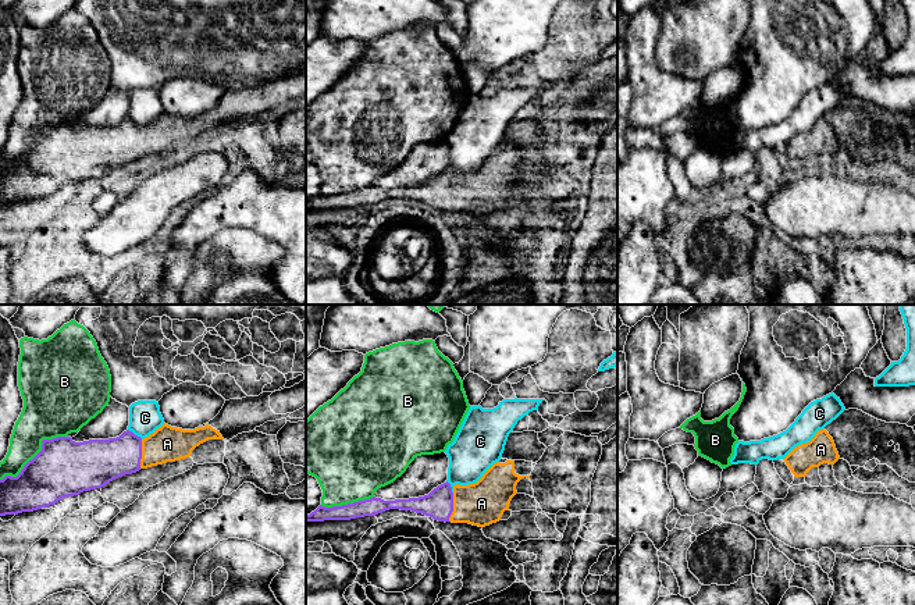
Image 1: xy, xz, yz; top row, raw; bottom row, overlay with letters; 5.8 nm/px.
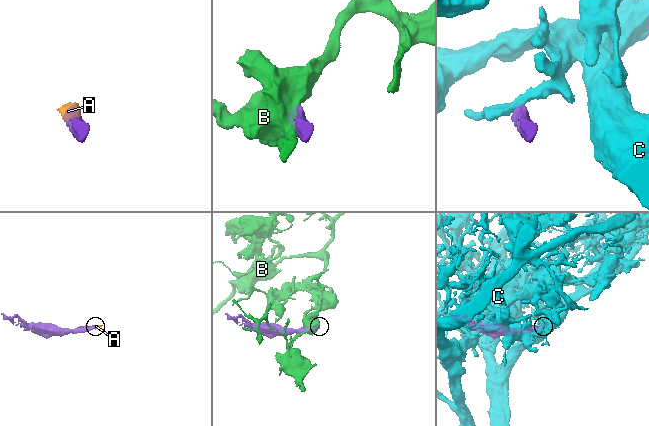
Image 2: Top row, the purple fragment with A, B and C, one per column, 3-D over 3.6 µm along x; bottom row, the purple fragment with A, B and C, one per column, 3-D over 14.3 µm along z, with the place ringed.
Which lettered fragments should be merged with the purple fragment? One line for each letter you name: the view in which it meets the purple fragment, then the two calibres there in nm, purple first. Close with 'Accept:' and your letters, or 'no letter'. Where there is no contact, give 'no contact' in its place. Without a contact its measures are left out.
A: meets purple in xy; 260 nm thick on the purple side, 200 nm on the other
Accept: A

